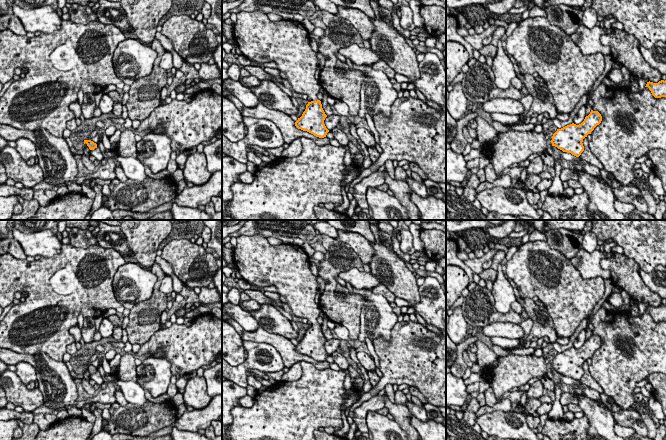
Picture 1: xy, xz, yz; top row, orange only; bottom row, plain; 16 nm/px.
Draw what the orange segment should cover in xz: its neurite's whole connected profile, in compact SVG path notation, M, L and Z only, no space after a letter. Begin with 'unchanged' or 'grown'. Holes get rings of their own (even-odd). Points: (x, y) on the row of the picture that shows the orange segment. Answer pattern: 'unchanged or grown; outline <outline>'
grown; outline M241 11L237 13L233 29L242 55L258 63L275 62L287 75L294 92L306 94L312 100L295 126L316 137L326 137L329 132L324 124L327 115L317 97L321 86L315 78L318 58L302 23L271 21L262 11Z

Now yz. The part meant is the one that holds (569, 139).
unchanged; outline M591 110L590 114L585 117L584 121L576 125L574 123L567 125L553 134L552 146L557 147L563 152L571 153L579 157L584 151L583 139L594 130L602 121L602 116L598 111Z

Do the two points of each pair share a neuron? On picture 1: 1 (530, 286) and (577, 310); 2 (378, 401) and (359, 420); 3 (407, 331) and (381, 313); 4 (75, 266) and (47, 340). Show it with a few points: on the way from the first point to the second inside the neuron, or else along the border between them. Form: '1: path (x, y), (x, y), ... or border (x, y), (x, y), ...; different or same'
1: path (542, 286), (555, 288), (565, 298); same
2: path (372, 404), (360, 414); same
3: border (397, 321), (388, 340), (375, 336); different
4: path (75, 284), (62, 301), (56, 322); same

